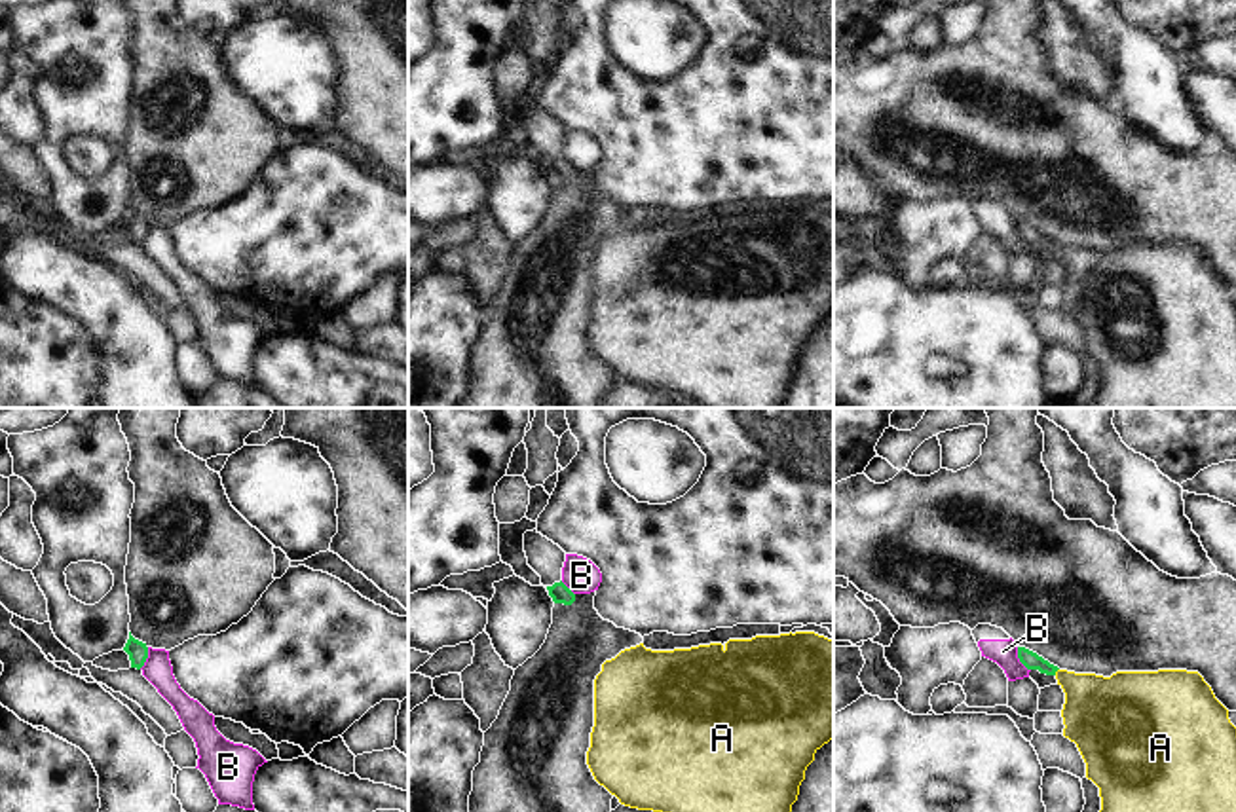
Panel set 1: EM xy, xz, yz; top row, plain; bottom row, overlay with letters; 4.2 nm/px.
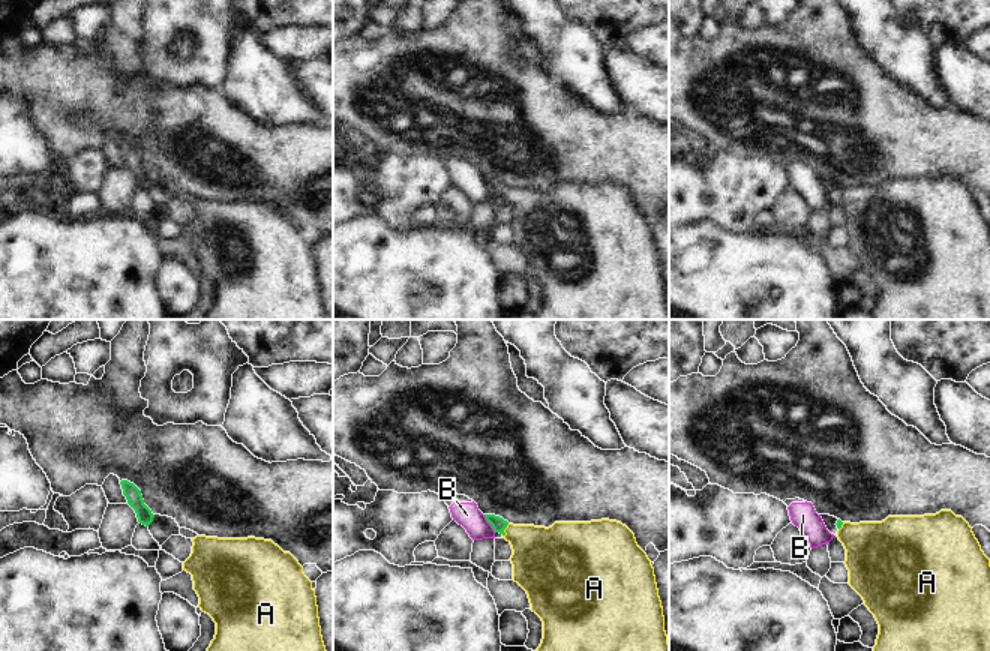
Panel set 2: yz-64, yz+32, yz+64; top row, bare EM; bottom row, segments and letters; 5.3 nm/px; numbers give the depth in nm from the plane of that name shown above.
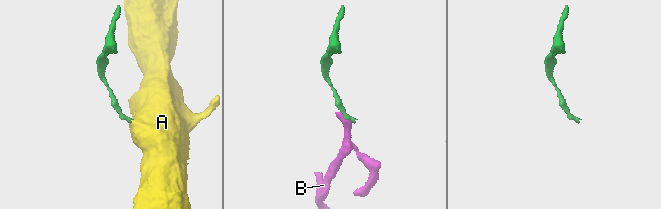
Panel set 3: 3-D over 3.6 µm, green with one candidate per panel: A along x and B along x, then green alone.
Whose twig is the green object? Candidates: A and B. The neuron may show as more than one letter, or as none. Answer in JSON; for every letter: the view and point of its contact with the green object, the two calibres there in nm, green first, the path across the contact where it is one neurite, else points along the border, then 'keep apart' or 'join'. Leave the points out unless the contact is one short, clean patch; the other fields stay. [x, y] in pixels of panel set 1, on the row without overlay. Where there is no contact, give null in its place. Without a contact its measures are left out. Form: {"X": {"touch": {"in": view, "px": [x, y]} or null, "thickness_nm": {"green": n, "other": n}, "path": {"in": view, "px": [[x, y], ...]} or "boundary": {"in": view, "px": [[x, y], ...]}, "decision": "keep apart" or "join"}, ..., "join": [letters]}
{"A": {"touch": {"in": "yz", "px": [1056, 245]}, "thickness_nm": {"green": 80, "other": 300}, "path": {"in": "yz", "px": [[1031, 236], [1056, 245], [1098, 287]]}, "decision": "join"}, "B": {"touch": {"in": "yz", "px": [1018, 232]}, "thickness_nm": {"green": 80, "other": 110}, "boundary": {"in": "yz", "px": [[1016, 222], [1016, 232], [1030, 245]]}, "decision": "keep apart"}, "join": ["A"]}

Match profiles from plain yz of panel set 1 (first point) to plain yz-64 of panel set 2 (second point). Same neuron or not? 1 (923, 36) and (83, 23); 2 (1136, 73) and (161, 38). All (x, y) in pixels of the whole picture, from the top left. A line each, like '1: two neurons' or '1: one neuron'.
1: two neurons
2: two neurons

